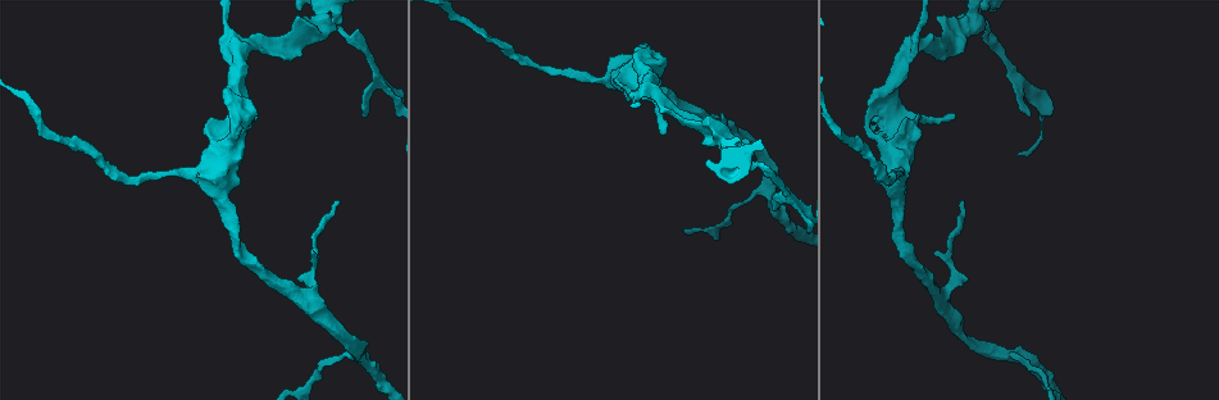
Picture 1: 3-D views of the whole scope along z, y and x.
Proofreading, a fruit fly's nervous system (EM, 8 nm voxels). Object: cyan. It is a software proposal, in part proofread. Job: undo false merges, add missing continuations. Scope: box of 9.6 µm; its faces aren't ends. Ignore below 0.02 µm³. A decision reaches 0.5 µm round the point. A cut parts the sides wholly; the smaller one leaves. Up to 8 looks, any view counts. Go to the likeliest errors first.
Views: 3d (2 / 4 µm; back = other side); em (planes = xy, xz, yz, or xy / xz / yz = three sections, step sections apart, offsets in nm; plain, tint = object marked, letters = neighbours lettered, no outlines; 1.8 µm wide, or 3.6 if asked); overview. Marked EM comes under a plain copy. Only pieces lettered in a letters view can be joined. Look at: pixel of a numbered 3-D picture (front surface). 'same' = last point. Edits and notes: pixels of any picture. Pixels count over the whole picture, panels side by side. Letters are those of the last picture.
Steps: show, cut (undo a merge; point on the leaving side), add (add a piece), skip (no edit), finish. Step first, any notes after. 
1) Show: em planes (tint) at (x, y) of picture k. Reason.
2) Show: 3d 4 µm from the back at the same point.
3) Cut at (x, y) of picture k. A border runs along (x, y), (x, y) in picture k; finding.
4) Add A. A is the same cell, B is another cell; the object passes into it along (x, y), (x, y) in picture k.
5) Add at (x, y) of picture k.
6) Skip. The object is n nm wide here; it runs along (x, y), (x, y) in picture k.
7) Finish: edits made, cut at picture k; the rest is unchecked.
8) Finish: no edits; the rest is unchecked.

Show: em 3.6 µm planes (letters) at (314, 17) of picture 1. Sharp bend.

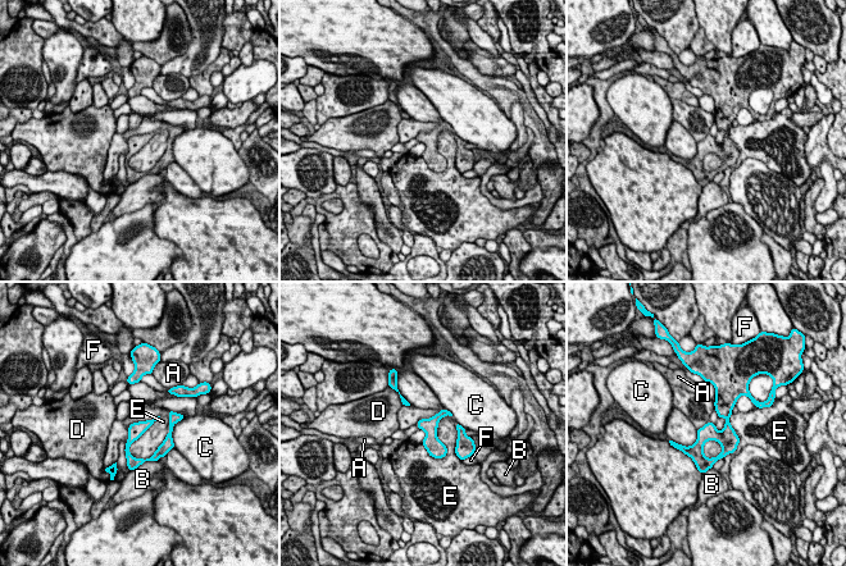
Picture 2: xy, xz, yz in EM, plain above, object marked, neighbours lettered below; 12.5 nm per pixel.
Skip. A, B, C, D, E and F are other cells; a border runs along (731, 414), (738, 444), (723, 457) in picture 2; all the same neuron.

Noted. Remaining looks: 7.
Show: 3d 2 µm at (653, 85) of picture 1. Three-way junction.

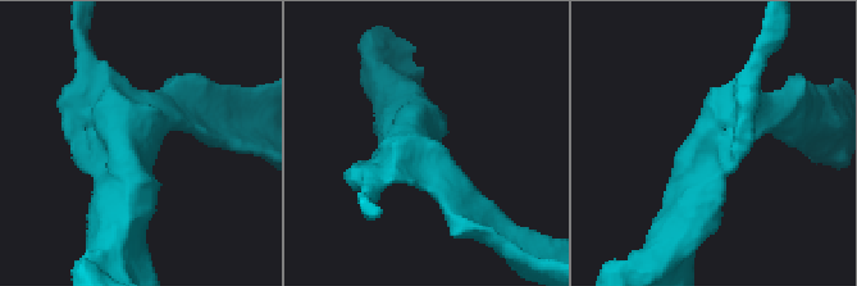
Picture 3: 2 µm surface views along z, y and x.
Show: em 3.6 µm planes (letters) at (133, 120) of picture 3.

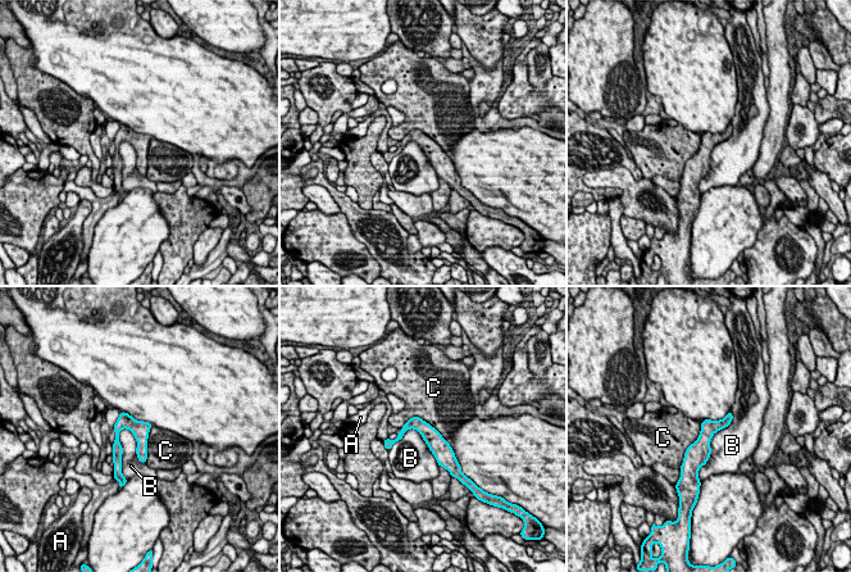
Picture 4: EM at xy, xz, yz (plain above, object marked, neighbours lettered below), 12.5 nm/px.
Skip. A, B and C are other cells; it runs along (413, 421), (435, 440), (446, 458) in picture 4; continuous, no second neuron.

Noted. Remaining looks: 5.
Show: em xz step 16 (tint) at (646, 44) of picture 1. Thick end.

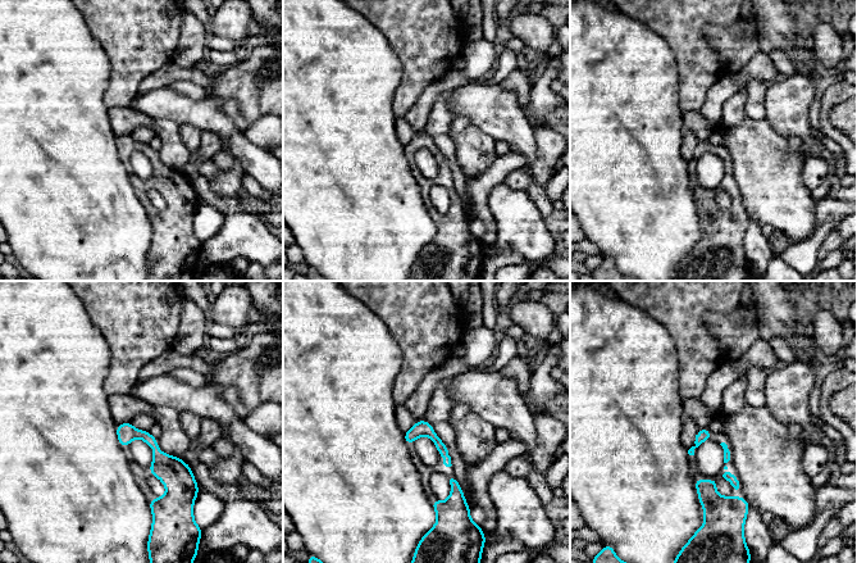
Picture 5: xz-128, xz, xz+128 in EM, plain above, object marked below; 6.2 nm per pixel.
Show: em planes (letters) at the same point. Another direction.

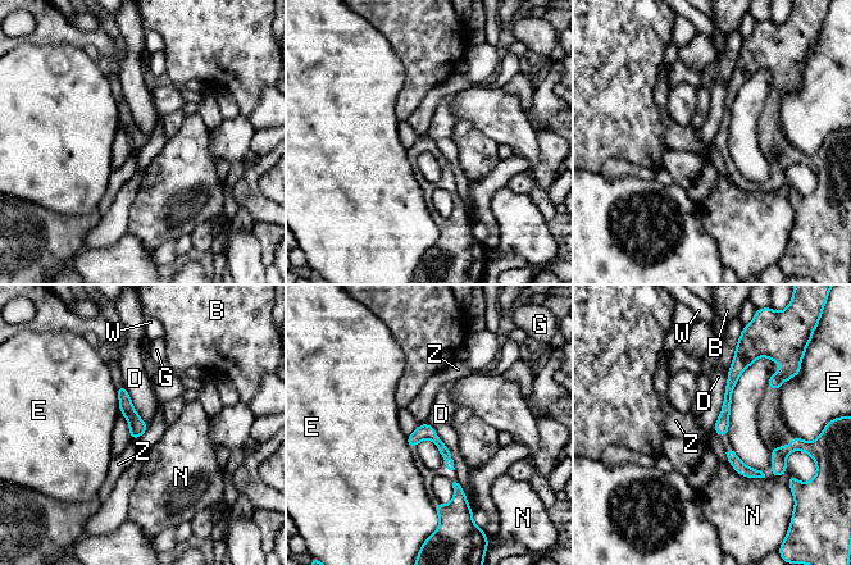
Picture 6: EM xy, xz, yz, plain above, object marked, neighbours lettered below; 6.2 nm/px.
Skip. B, D, E, G, N, W and Z are other cells; it runs along (743, 356), (729, 386), (723, 433) in picture 6; no lettered piece goes on from it.

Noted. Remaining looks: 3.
Finish: no edits; the rest is unchecked.

